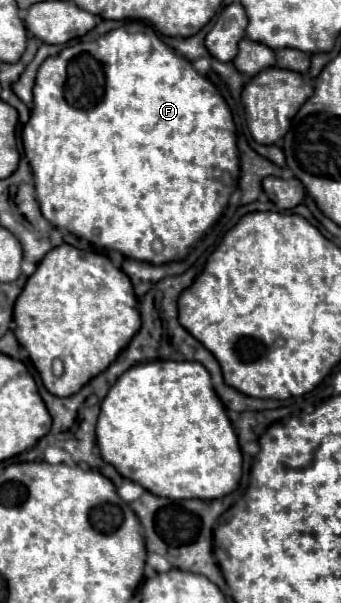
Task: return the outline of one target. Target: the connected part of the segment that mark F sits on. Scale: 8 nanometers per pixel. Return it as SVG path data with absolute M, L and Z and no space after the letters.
M131 21L119 29L113 29L101 35L97 41L91 43L73 43L65 47L59 55L45 59L39 67L35 89L33 89L33 111L29 123L23 127L21 141L25 149L25 157L33 169L35 177L35 193L41 213L47 221L51 221L57 229L69 231L81 239L87 239L95 247L101 249L115 249L125 257L163 265L169 261L179 261L189 255L189 249L203 237L203 233L219 219L223 209L229 203L231 193L239 185L239 151L235 141L235 123L229 105L219 95L217 87L199 75L191 61L175 53L169 45L165 45L157 33L143 21Z

